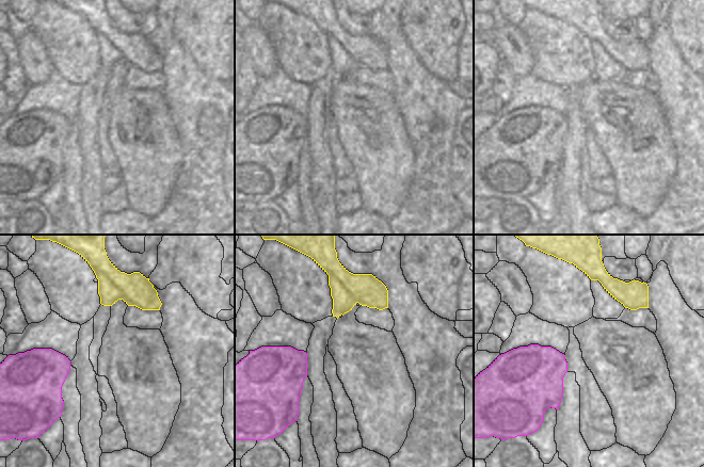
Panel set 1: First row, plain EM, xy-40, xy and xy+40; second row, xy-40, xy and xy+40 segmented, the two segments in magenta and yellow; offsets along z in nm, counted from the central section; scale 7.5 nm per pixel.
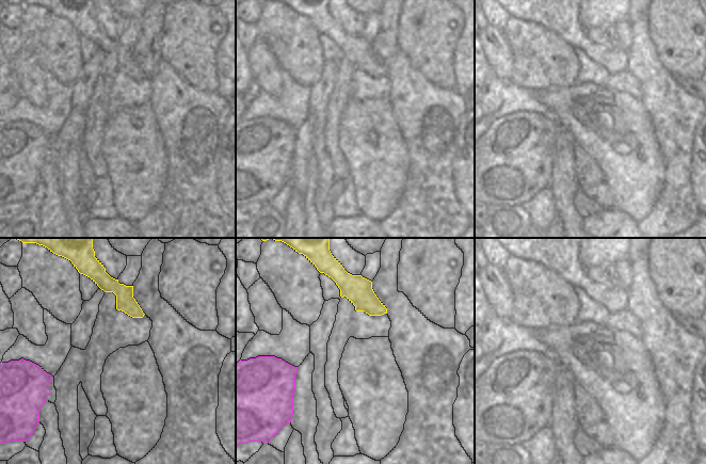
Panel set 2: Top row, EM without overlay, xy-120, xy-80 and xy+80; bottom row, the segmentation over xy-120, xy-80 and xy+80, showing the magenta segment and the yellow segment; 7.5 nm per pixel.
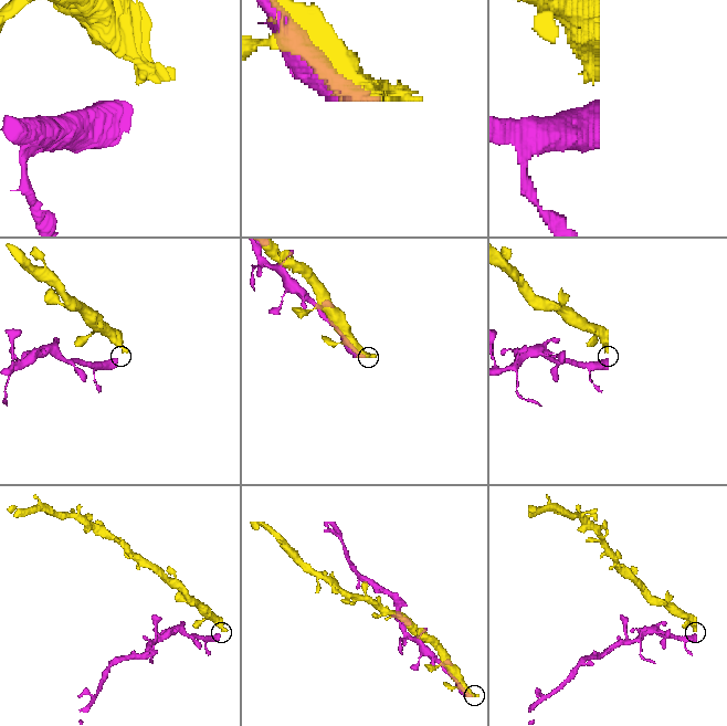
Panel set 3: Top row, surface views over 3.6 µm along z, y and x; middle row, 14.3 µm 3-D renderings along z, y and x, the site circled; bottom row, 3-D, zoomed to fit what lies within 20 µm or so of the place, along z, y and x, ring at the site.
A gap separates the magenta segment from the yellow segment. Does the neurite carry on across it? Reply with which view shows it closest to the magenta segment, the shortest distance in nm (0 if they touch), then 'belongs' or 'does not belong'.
nearest in xy; 340 nm apart; does not belong

